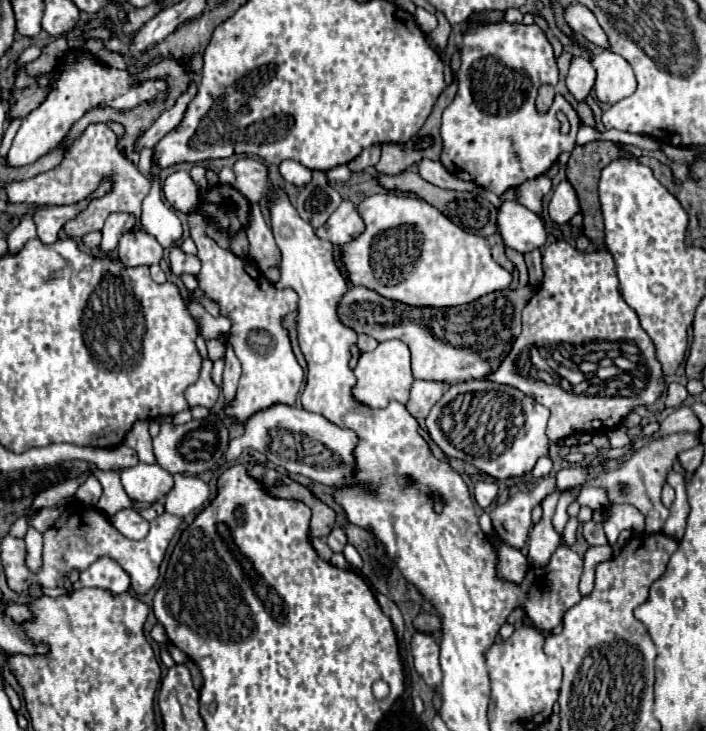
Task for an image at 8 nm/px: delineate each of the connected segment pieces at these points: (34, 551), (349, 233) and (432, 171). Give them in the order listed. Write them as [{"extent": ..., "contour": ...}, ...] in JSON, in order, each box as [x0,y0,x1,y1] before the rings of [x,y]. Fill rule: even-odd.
[{"extent":[24,527,42,571],"contour":[[[30,527],[30,529],[26,531],[26,537],[24,537],[24,541],[26,541],[26,547],[28,547],[28,559],[26,559],[26,563],[28,563],[28,567],[30,567],[32,571],[36,571],[36,569],[40,569],[42,533]]]},{"extent":[316,201,364,245],"contour":[[[342,201],[330,219],[316,229],[320,239],[332,241],[334,245],[346,245],[364,231],[364,221],[352,201]]]},{"extent":[418,159,480,191],"contour":[[[424,159],[418,163],[418,173],[430,181],[432,185],[438,185],[442,189],[452,189],[452,191],[476,191],[480,185],[478,183],[472,183],[472,181],[462,181],[462,179],[456,179],[456,175],[452,175],[450,171],[446,171],[446,167],[438,161],[430,161],[430,159]]]}]

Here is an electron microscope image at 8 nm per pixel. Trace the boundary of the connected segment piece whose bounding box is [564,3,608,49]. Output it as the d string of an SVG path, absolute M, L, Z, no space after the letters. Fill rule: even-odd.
M570 3L568 7L564 7L564 19L576 35L580 35L604 49L608 47L608 37L604 35L602 27L596 23L596 17L592 15L592 11L588 11L584 5Z

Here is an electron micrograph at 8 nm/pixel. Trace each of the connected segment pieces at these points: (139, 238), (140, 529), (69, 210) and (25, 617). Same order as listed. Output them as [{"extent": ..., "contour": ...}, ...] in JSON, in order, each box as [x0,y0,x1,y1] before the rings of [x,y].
[{"extent":[118,229,162,267],"contour":[[[132,229],[126,235],[122,235],[118,245],[118,259],[126,267],[138,267],[138,265],[154,265],[162,259],[162,247],[152,239],[152,235]]]},{"extent":[112,509,150,539],"contour":[[[122,509],[116,515],[112,515],[112,525],[128,539],[144,539],[148,533],[150,523],[134,509]]]},{"extent":[32,199,90,243],"contour":[[[86,199],[84,203],[76,203],[72,207],[38,207],[38,209],[34,209],[32,219],[38,229],[38,239],[42,243],[54,243],[58,239],[62,225],[68,219],[72,219],[74,215],[78,215],[78,211],[84,209],[88,205],[88,201],[90,199]]]},{"extent":[4,603,34,623],"contour":[[[16,603],[6,605],[4,613],[6,613],[6,615],[10,615],[12,619],[20,621],[20,623],[32,623],[32,621],[34,621],[34,613],[32,613],[26,605],[16,605]]]}]

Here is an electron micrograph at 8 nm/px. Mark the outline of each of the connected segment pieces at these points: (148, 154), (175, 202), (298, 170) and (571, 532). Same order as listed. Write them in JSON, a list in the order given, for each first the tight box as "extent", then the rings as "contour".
[{"extent":[137,148,152,180],"contour":[[[144,148],[140,152],[140,160],[137,165],[139,171],[149,180],[152,179],[152,175],[150,174],[152,169],[151,157],[152,157],[152,149]]]},{"extent":[164,171,200,213],"contour":[[[186,171],[172,173],[164,181],[164,195],[166,195],[166,201],[176,211],[182,211],[182,213],[192,213],[200,203],[198,187]]]},{"extent":[280,159,312,187],"contour":[[[290,159],[280,163],[280,175],[282,175],[288,183],[292,183],[292,185],[296,185],[296,187],[304,187],[304,185],[308,185],[308,183],[312,181],[312,171],[310,171],[308,167],[304,167],[302,163],[290,161]]]},{"extent":[562,517,578,547],"contour":[[[570,517],[568,525],[566,525],[566,529],[564,529],[564,535],[562,535],[566,547],[572,547],[572,545],[574,545],[574,541],[576,541],[576,527],[578,527],[576,517]]]}]

